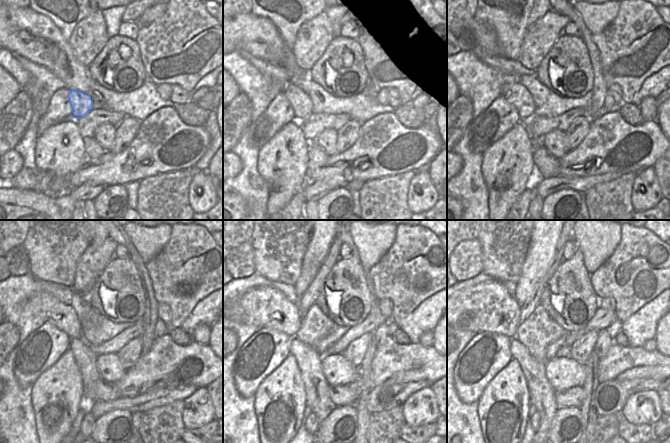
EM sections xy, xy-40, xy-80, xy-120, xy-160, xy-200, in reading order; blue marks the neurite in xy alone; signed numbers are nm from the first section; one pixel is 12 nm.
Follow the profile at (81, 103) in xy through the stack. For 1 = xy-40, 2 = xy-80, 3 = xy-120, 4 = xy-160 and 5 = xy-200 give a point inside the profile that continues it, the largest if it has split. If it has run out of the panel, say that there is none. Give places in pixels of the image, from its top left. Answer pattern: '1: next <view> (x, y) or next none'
1: next xy-40 (301, 103)
2: next xy-80 (516, 94)
3: next xy-120 (64, 317)
4: next xy-160 (264, 306)
5: next xy-200 (490, 307)

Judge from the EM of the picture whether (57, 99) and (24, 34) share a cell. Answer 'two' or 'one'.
two

